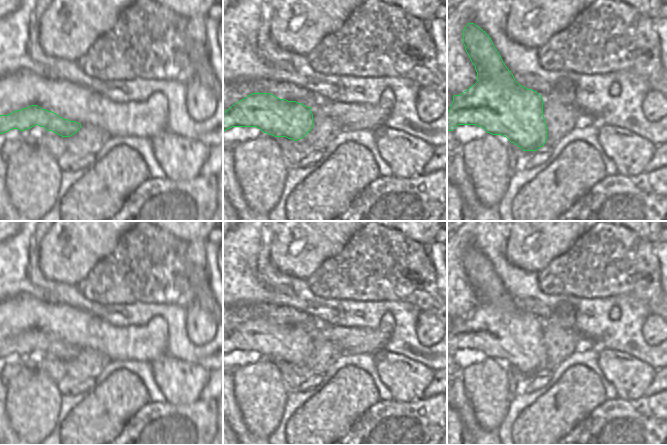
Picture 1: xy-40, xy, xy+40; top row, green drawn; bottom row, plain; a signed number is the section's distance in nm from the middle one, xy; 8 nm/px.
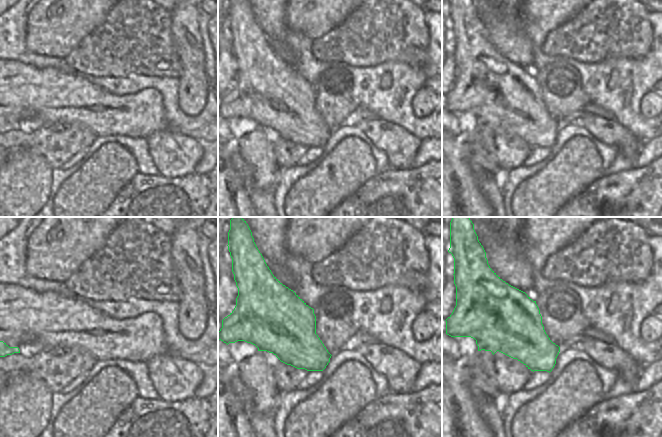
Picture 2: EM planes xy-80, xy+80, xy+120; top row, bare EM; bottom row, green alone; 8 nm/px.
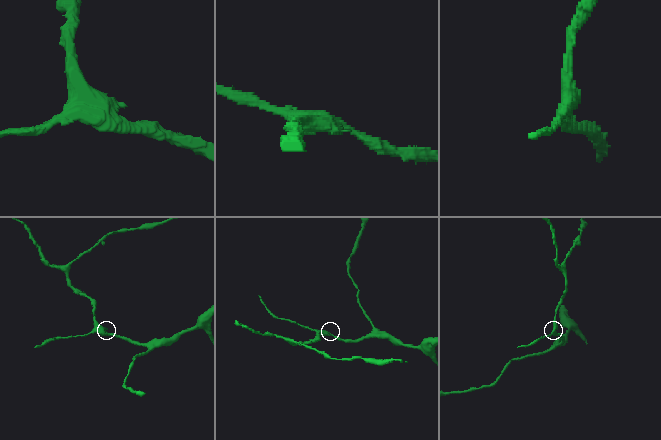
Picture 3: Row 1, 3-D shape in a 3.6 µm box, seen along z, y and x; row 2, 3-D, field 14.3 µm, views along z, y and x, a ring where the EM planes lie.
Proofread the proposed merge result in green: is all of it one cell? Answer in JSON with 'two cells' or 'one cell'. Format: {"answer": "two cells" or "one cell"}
{"answer": "two cells"}

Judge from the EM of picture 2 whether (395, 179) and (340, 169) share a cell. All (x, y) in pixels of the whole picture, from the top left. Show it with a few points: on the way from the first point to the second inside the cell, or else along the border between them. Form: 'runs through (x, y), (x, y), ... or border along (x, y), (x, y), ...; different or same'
border along (377, 172), (356, 190); different

